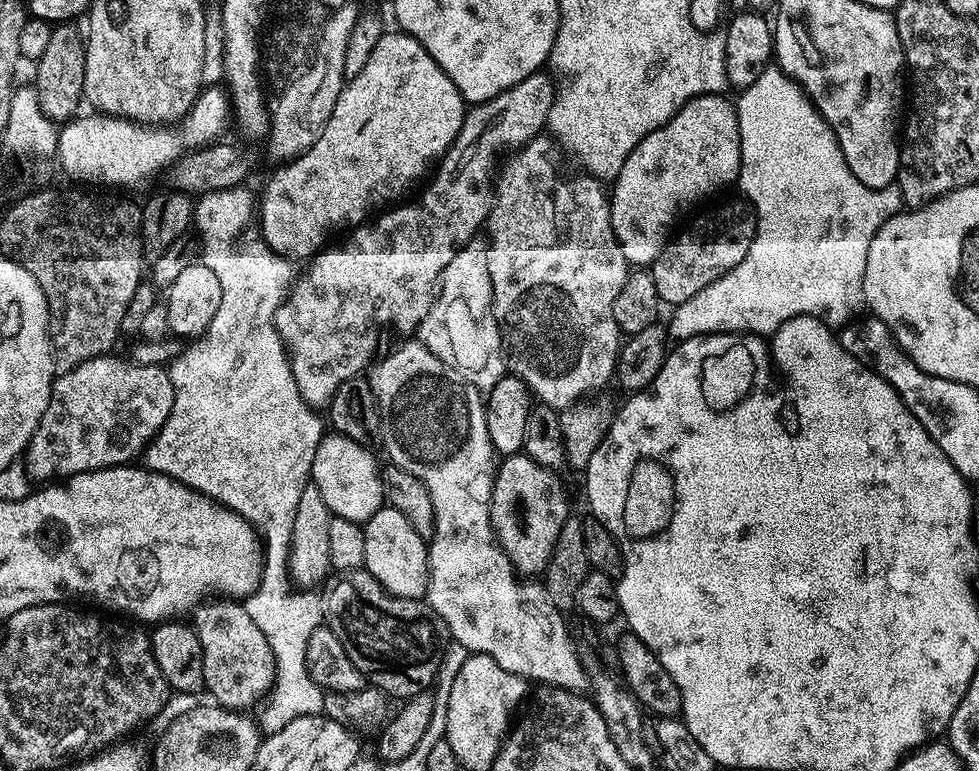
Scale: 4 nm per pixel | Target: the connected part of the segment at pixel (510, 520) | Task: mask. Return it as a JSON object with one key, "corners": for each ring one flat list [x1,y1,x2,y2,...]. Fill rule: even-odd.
{"corners":[[525,454,506,456,499,461,494,472,492,481,492,505,490,514,492,515,492,531,496,533,496,543,508,556,512,567,517,573,532,578,535,574,543,573,548,567,548,559,554,550,554,542,558,542,558,530,570,518,568,512,568,496,564,493,564,488,560,485,557,473,551,468,543,468,538,462,534,462]]}

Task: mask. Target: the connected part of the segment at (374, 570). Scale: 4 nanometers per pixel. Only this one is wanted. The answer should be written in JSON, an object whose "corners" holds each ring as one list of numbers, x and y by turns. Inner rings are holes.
{"corners":[[391,506,380,508,370,519,363,521,366,554,364,568,391,596,418,600,427,597,428,578,428,544,406,522,403,514,398,514]]}

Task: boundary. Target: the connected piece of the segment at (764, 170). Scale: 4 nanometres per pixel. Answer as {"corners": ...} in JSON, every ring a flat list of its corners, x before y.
{"corners":[[779,66,767,68,759,76,758,82,754,82,754,86,743,89,739,96,740,100,737,99,735,101,736,117,740,123,740,174,738,177,738,188,741,188,748,195,749,201,747,200,747,203,754,209,756,233,750,242,750,250,746,250,746,258,742,258,742,262,738,262,738,266,734,266,725,276,720,276,714,282,707,284,702,290,698,290,698,294,694,294,694,298,686,298,686,302,677,304,671,309,672,321,667,321,666,324,669,335,679,342,688,340,691,336,710,336,721,330,747,330,752,334,764,334,760,332,772,334,775,333,780,325,785,324,787,320,795,316,816,316,823,320,829,328,839,330,853,323,861,315,861,313,859,314,860,308,862,312,862,309,865,307,862,278,866,274,866,254,870,250,870,242,874,238,874,234,878,234,880,225,885,224,891,216,901,211,900,189,896,186,867,188,865,184,858,182,858,178,854,178,854,174,850,170,850,166,840,149,836,131,824,121,812,97]]}

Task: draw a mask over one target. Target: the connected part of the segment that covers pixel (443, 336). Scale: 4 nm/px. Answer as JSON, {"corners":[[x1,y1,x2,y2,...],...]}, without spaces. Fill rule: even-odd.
{"corners":[[483,247,461,248,460,253,446,266,438,295,430,314,420,324,418,340,428,347,448,368,453,368,464,380,469,380,481,393,487,394,506,375,504,345,500,343,500,327,492,316,492,283,488,269,488,254]]}

